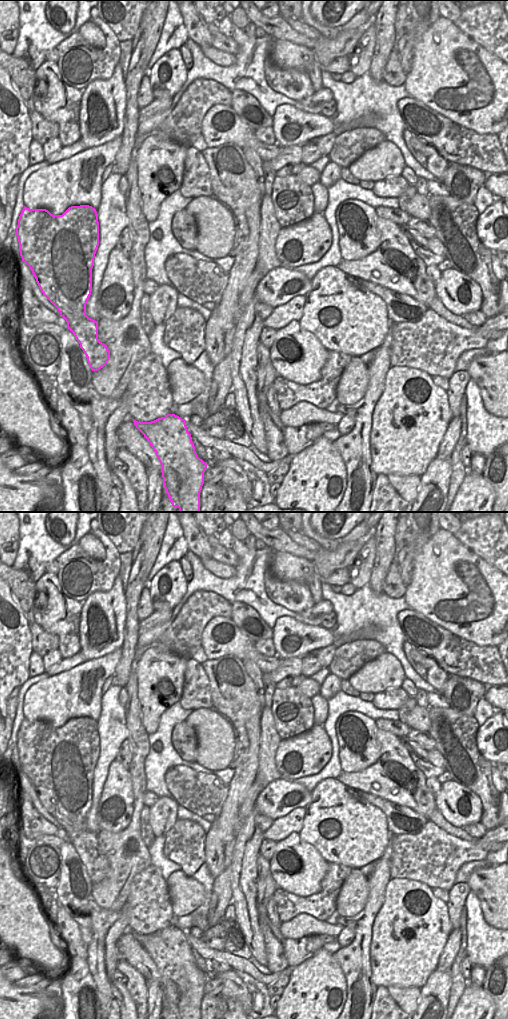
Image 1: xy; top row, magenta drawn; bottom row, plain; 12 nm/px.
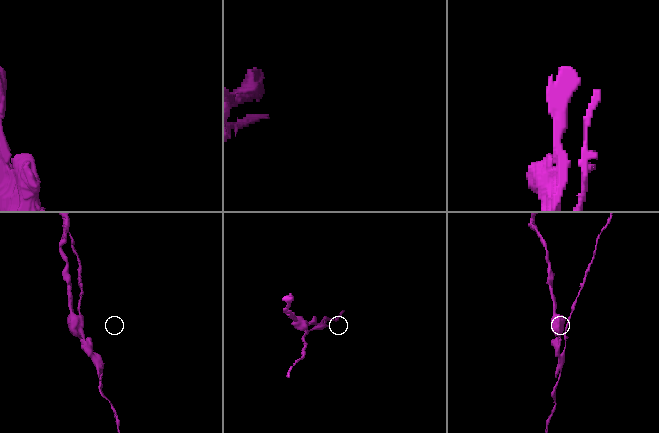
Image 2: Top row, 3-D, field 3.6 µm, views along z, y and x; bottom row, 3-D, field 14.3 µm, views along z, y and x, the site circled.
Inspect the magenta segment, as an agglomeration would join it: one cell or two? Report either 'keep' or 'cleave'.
cleave

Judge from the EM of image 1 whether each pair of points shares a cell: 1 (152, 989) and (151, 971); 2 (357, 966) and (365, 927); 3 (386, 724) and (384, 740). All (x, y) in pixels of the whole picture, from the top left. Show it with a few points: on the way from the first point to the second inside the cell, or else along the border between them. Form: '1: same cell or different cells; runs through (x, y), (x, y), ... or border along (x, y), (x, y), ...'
1: different cells; border along (146, 980), (157, 980), (160, 983)
2: same cell; runs through (357, 956), (360, 937)
3: different cells; border along (377, 727), (388, 730), (399, 738)

